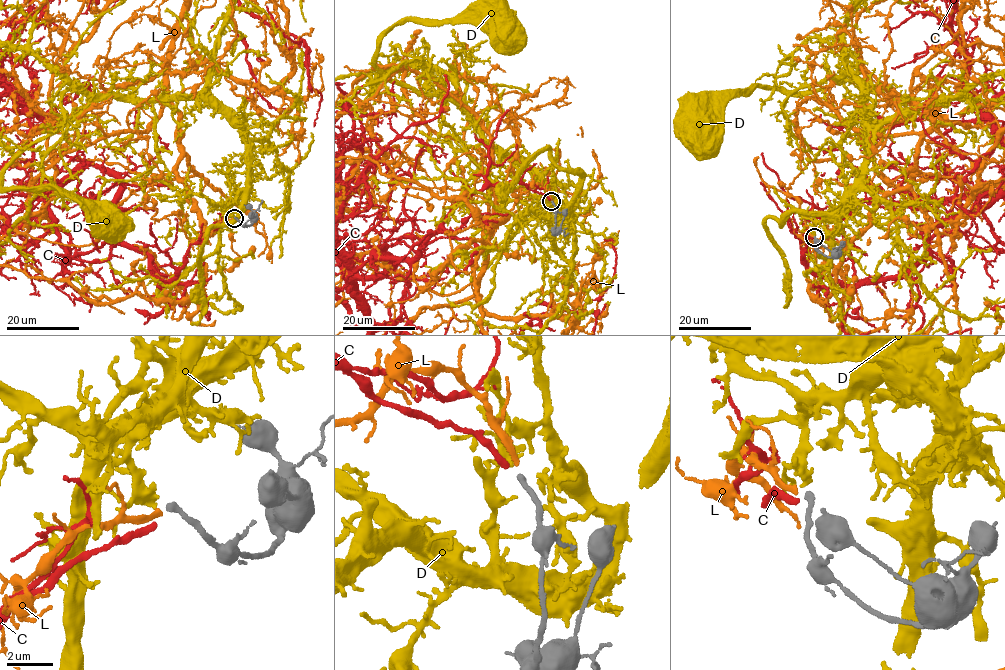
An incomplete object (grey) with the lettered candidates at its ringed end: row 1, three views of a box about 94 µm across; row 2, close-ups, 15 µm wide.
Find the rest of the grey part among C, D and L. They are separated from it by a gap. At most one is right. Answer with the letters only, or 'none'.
L

